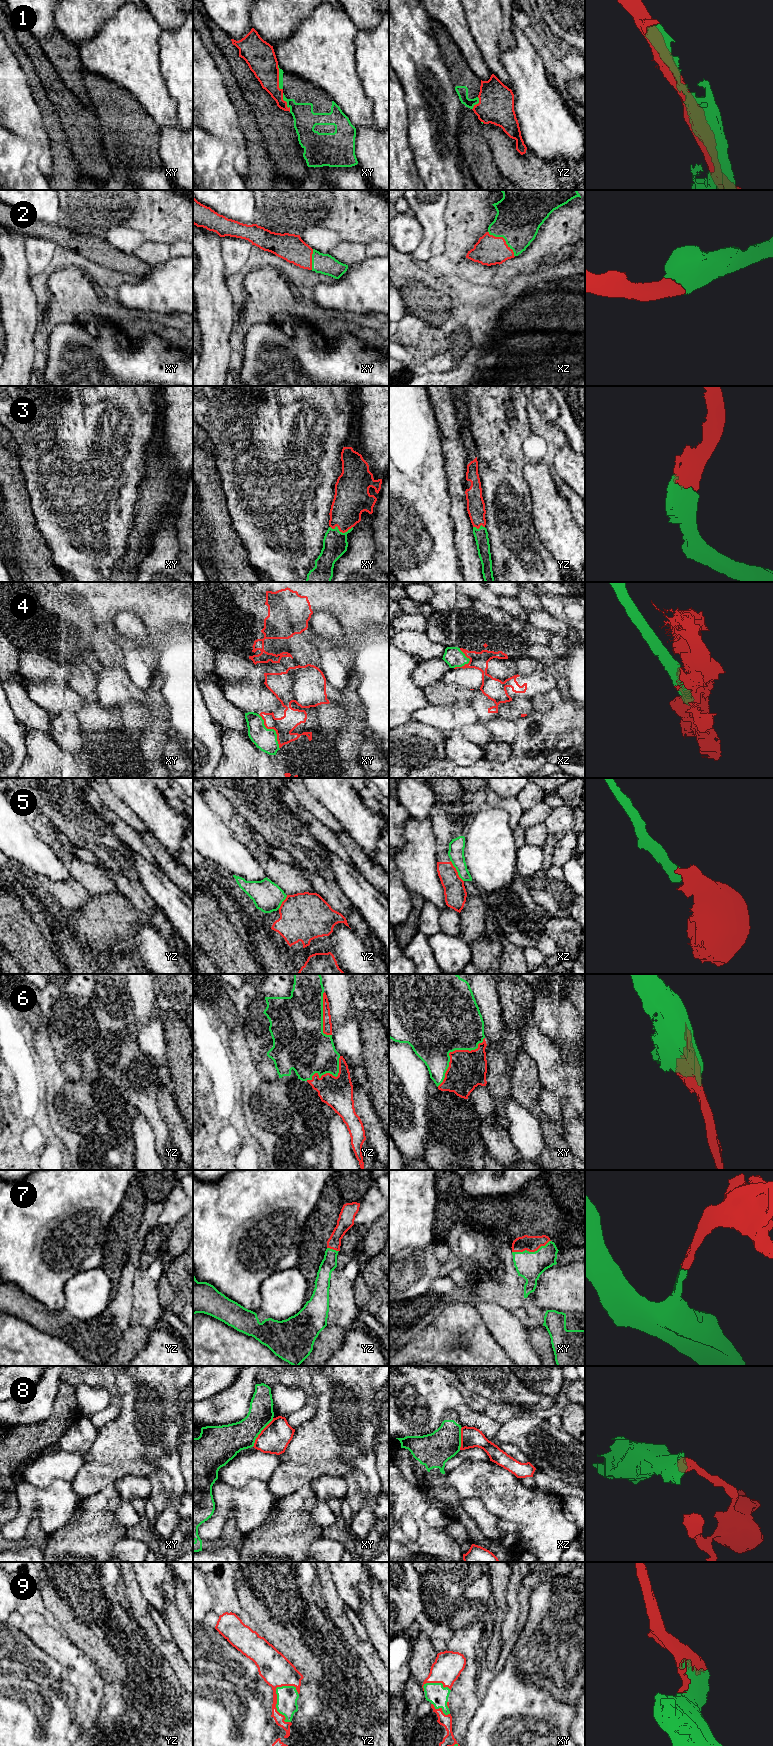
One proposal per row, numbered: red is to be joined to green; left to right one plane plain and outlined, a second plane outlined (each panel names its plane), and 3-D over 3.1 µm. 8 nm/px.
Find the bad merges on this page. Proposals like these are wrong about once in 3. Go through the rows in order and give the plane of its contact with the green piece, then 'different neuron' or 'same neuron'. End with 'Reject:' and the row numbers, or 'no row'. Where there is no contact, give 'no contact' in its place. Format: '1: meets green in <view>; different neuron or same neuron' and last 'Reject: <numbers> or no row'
1: meets green in xy; different neuron
2: meets green in xz; same neuron
3: meets green in xy; same neuron
4: meets green in xy; different neuron
5: meets green in xz; different neuron
6: meets green in xy; same neuron
7: meets green in xy; same neuron
8: meets green in xy; different neuron
9: meets green in yz; same neuron
Reject: 1, 4, 5, 8

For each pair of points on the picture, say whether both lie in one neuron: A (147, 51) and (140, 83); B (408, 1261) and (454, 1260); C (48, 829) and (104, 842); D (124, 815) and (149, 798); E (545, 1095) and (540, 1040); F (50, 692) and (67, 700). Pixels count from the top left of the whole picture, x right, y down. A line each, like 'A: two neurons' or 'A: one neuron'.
A: one neuron
B: one neuron
C: two neurons
D: two neurons
E: two neurons
F: one neuron

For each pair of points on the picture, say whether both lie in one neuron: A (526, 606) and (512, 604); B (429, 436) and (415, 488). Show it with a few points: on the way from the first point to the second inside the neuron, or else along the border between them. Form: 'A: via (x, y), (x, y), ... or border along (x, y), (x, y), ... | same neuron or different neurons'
A: via (523, 605), (515, 605) | same neuron
B: via (416, 449), (415, 475) | same neuron

